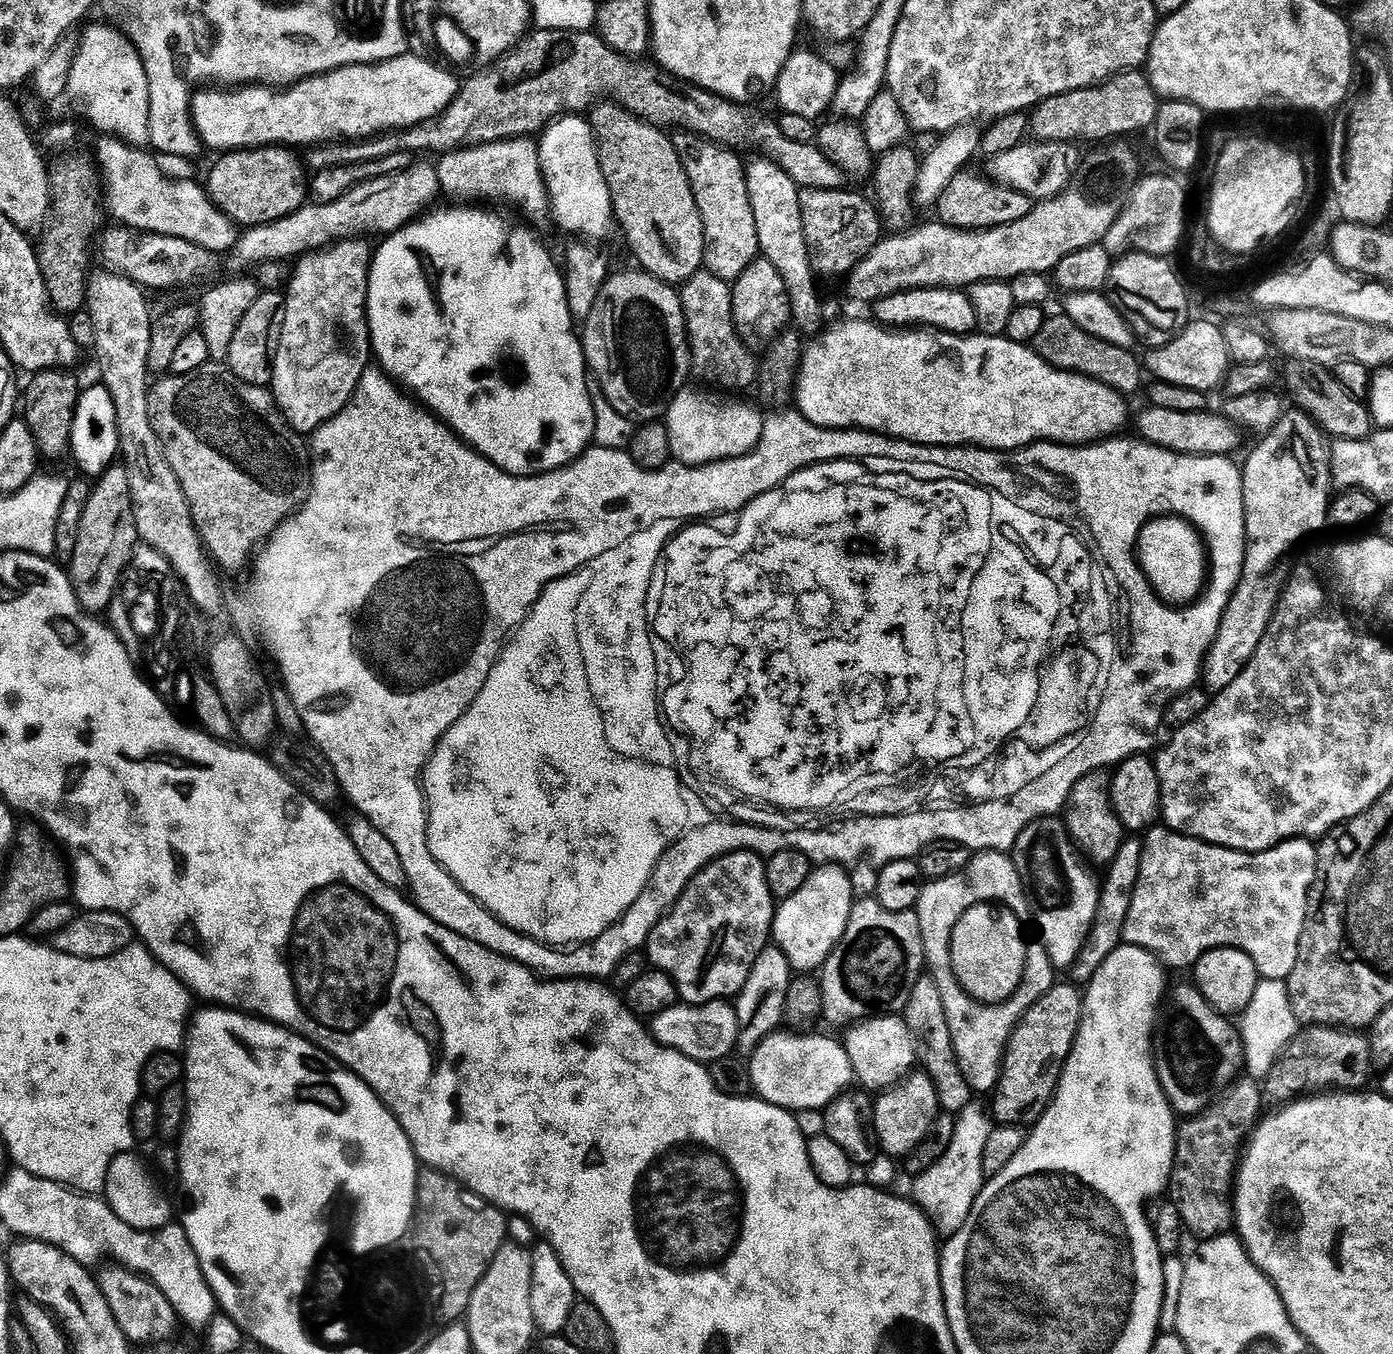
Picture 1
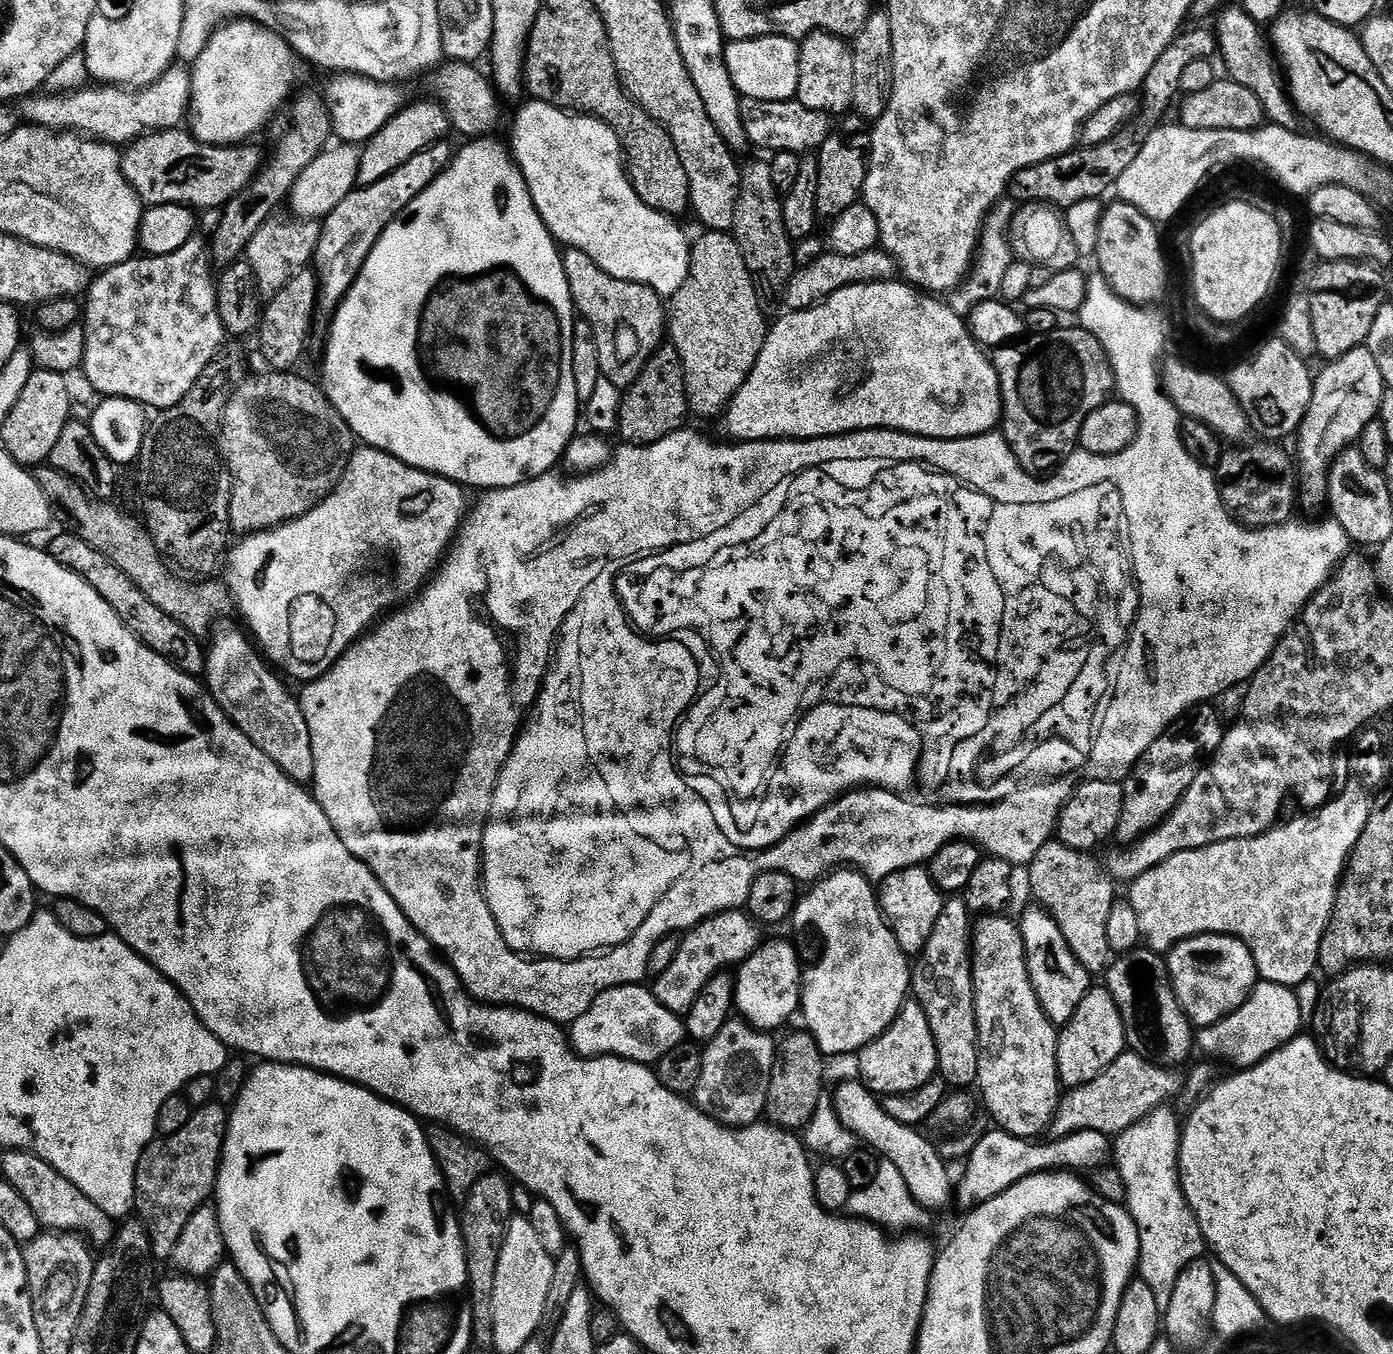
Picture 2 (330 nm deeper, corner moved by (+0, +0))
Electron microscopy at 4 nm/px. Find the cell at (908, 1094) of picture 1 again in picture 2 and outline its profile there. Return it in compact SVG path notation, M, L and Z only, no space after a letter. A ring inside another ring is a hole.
M915 998L904 1001L898 1018L874 1042L860 1049L860 1073L858 1079L877 1097L910 1094L918 1090L918 1086L926 1086L930 1078L937 1075L938 1051L931 1034L929 1019L926 1012Z

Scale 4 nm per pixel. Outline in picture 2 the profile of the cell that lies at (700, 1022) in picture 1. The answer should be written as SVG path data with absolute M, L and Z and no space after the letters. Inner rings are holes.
M631 984L630 986L618 986L603 992L580 1018L570 1024L570 1043L573 1052L578 1056L617 1056L623 1060L633 1060L635 1064L647 1064L654 1066L670 1050L674 1050L679 1044L685 1043L686 1033L684 1021L676 1016L653 994L651 987L644 984Z

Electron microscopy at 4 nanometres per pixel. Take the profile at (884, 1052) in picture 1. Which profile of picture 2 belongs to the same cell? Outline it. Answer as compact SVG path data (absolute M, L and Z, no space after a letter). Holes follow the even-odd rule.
M844 866L821 876L809 888L812 889L805 896L803 893L797 899L790 924L796 928L813 924L824 943L824 953L809 972L807 969L803 973L802 1016L804 1012L807 1031L812 1033L825 1057L844 1056L847 1052L856 1054L874 1042L874 1038L878 1038L890 1027L894 1018L898 1018L904 1001L910 996L913 965L885 922L877 889L864 873Z

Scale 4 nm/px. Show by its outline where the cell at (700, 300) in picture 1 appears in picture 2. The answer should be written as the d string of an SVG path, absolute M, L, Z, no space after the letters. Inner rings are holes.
M701 231L701 236L691 245L692 257L686 274L686 282L670 297L666 308L666 332L671 347L678 350L684 367L688 411L693 417L716 416L727 409L728 403L738 394L746 382L750 370L762 354L764 340L768 336L769 321L764 321L765 309L760 303L760 293L752 281L750 270L742 258L735 235L727 232Z

